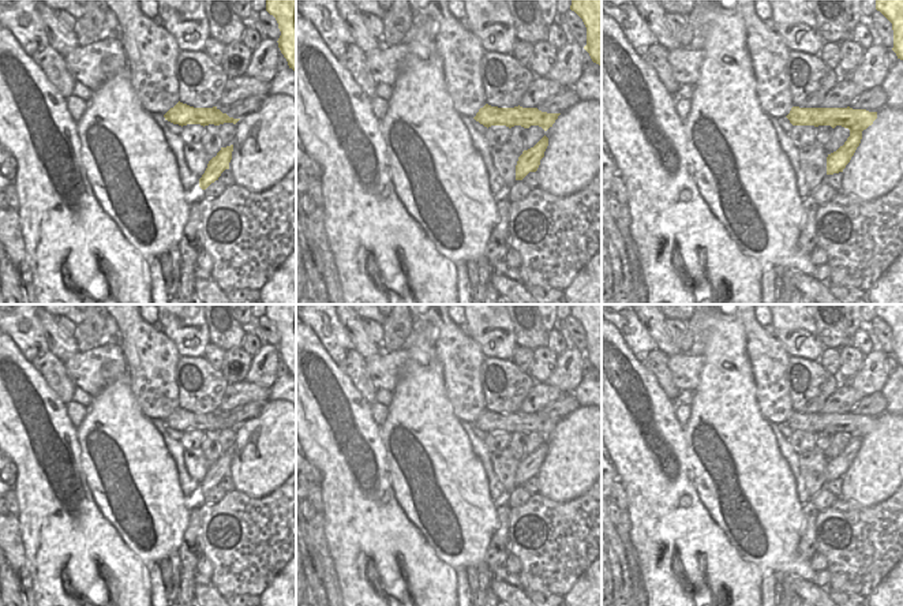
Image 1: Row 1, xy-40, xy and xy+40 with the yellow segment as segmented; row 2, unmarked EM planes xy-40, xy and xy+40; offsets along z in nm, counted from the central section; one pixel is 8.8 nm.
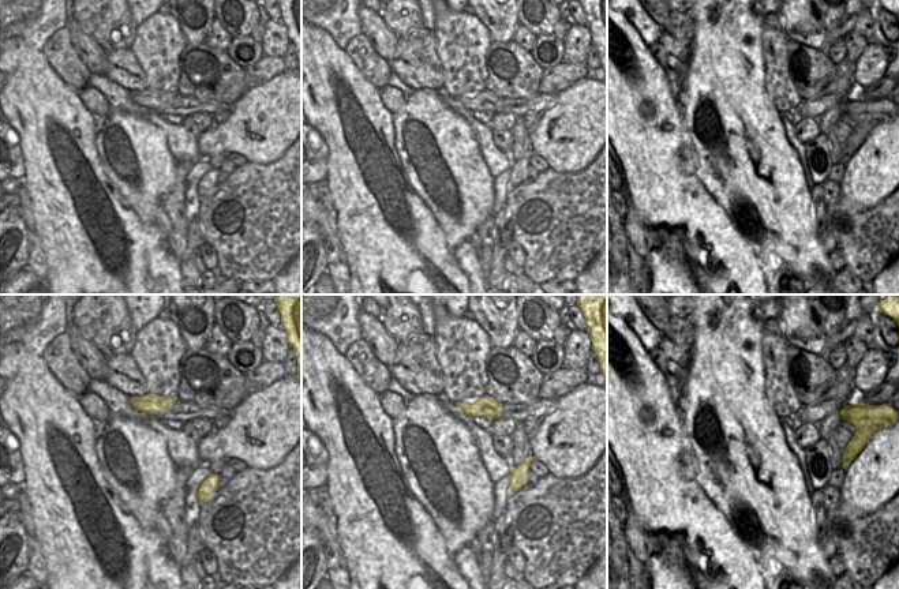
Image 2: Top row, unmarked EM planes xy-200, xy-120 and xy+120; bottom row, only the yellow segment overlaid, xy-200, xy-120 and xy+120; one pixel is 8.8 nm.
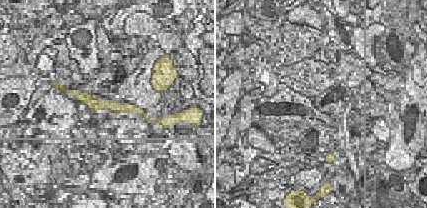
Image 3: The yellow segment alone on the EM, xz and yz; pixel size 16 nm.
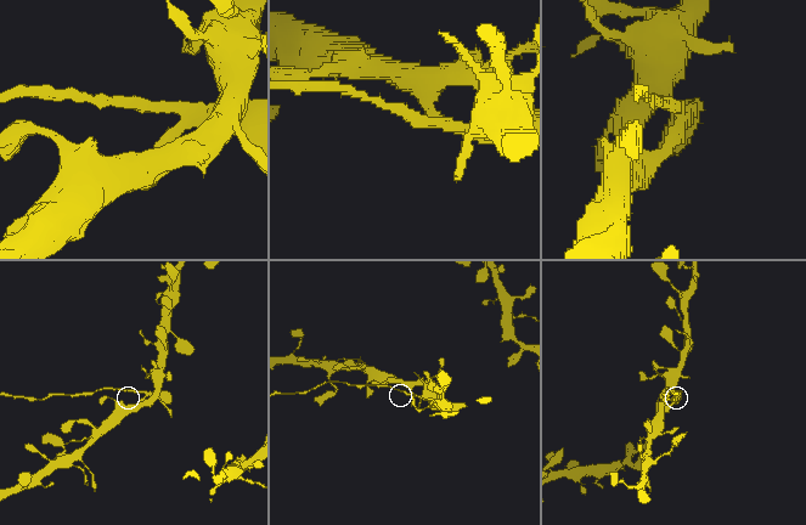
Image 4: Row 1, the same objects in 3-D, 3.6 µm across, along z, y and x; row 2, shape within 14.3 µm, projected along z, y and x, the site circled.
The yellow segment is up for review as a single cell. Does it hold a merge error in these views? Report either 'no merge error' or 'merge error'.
merge error

